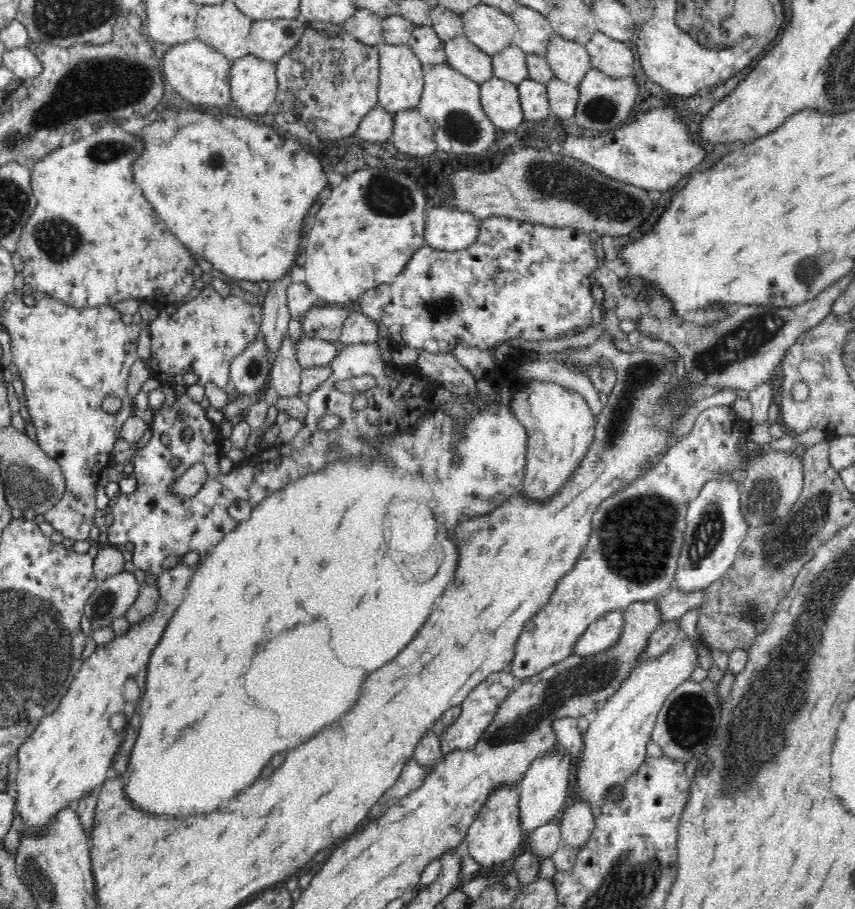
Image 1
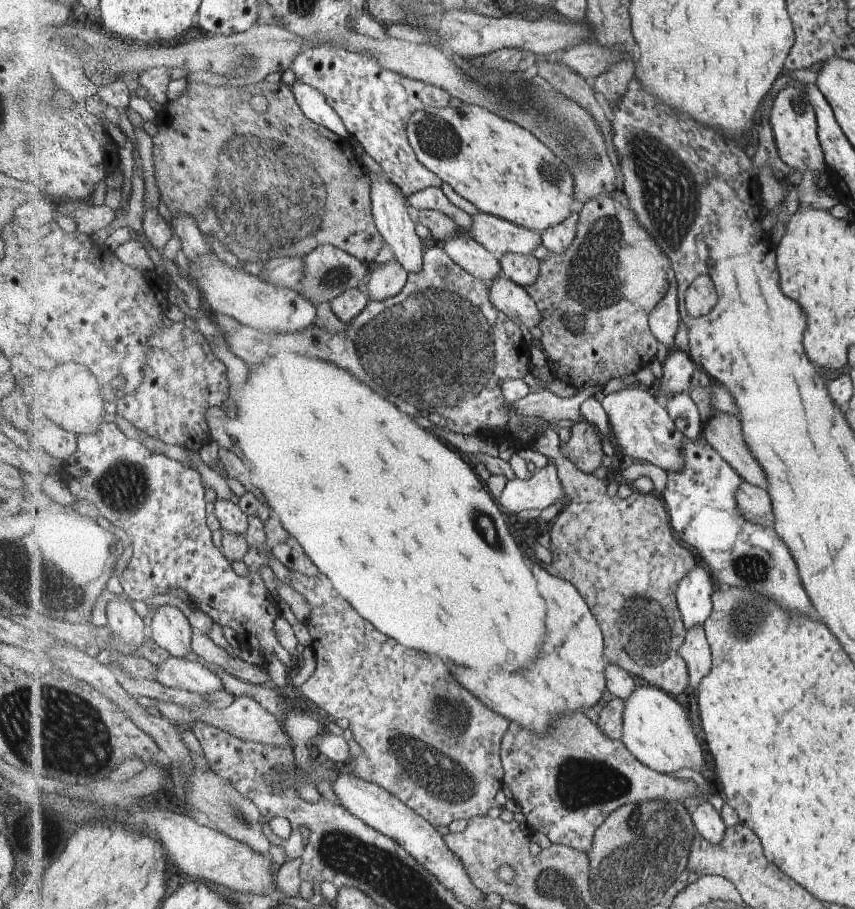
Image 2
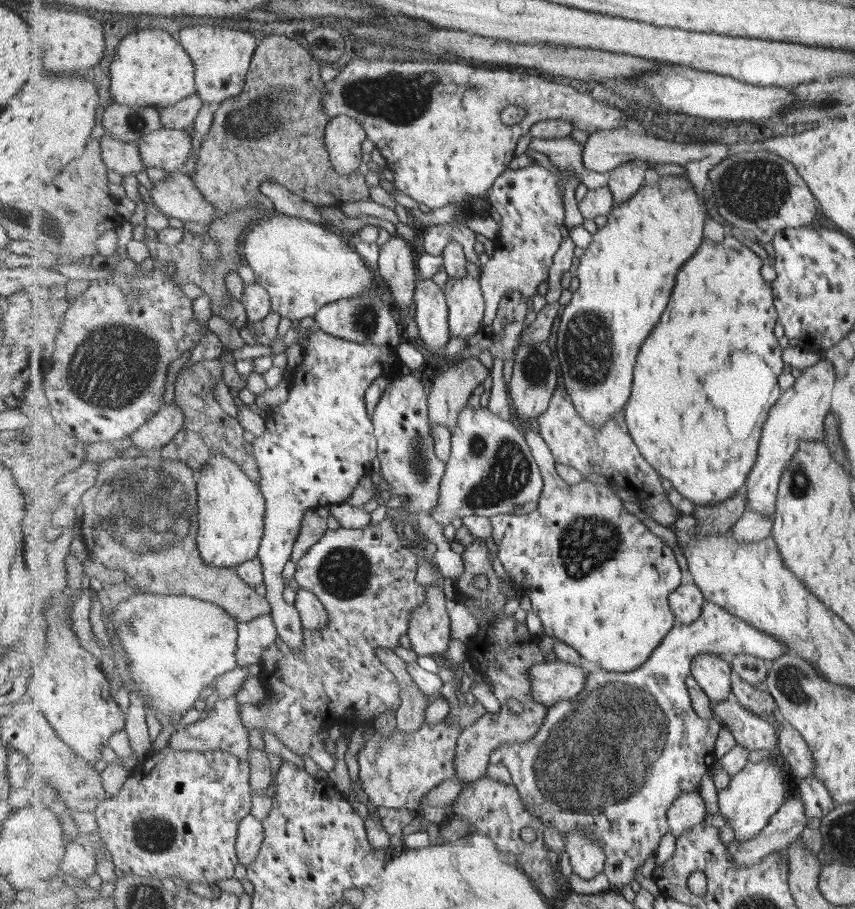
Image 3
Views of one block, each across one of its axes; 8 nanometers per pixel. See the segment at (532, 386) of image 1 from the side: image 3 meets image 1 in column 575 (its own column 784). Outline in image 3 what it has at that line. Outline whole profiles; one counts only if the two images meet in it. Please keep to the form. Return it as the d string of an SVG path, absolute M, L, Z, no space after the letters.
M826 359L819 360L801 372L793 386L782 393L777 404L771 409L762 432L757 462L749 473L744 489L749 496L747 509L767 518L774 516L783 472L789 468L794 454L799 450L799 444L803 440L813 442L823 441L825 438L825 417L832 412L831 396L835 380L838 380L835 364Z

